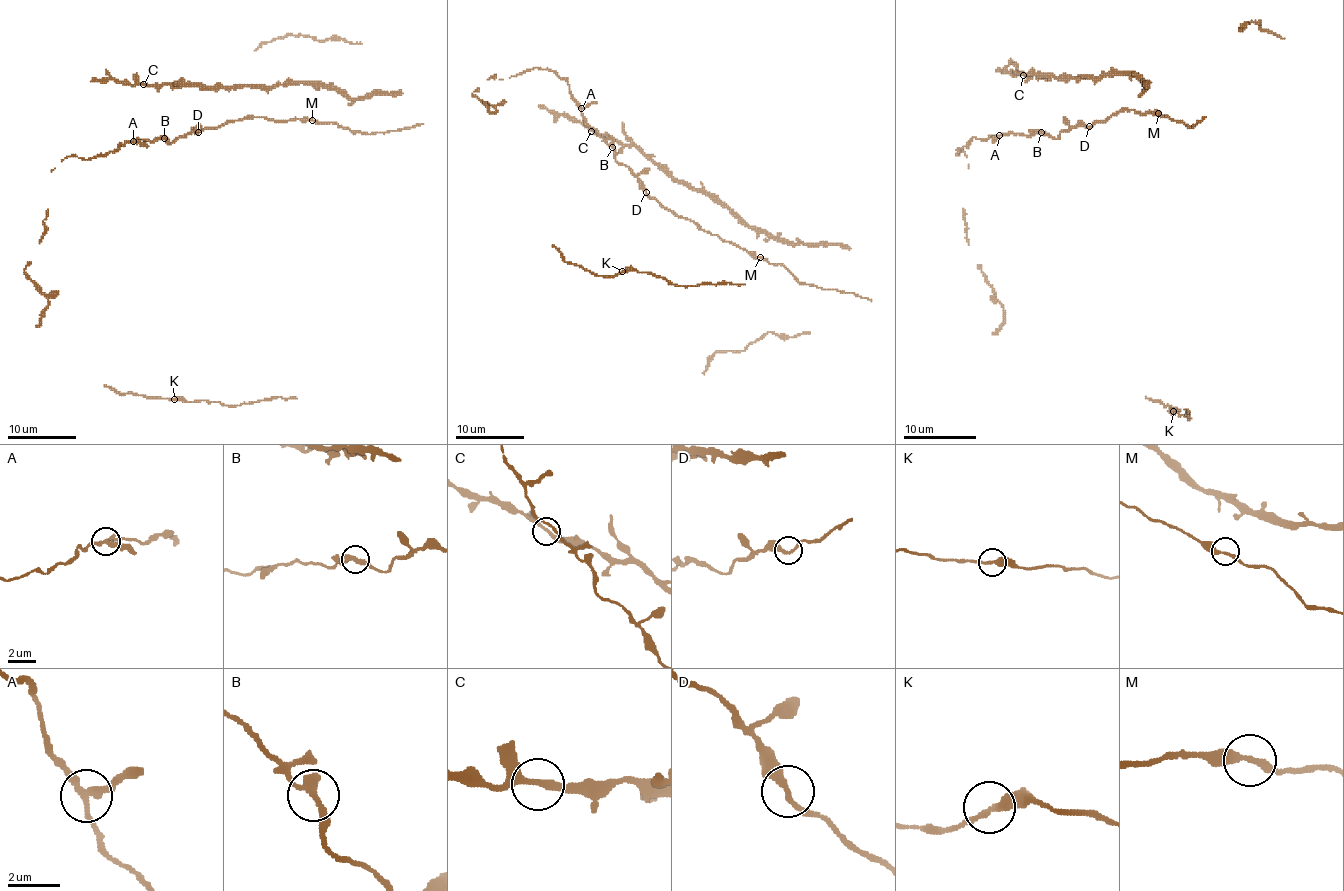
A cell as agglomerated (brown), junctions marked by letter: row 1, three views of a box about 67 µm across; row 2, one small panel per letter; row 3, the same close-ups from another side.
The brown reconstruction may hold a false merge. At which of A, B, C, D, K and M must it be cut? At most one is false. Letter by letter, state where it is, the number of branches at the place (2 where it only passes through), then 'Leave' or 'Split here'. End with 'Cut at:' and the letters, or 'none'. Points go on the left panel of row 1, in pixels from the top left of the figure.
A: Place: (133, 141). Branches: 3. Leave
B: Place: (164, 138). Branches: 2. Leave
C: Place: (143, 84). Branches: 2. Leave
D: Place: (198, 132). Branches: 2. Leave
K: Place: (174, 399). Branches: 2. Leave
M: Place: (312, 120). Branches: 2. Leave
Cut at: none

